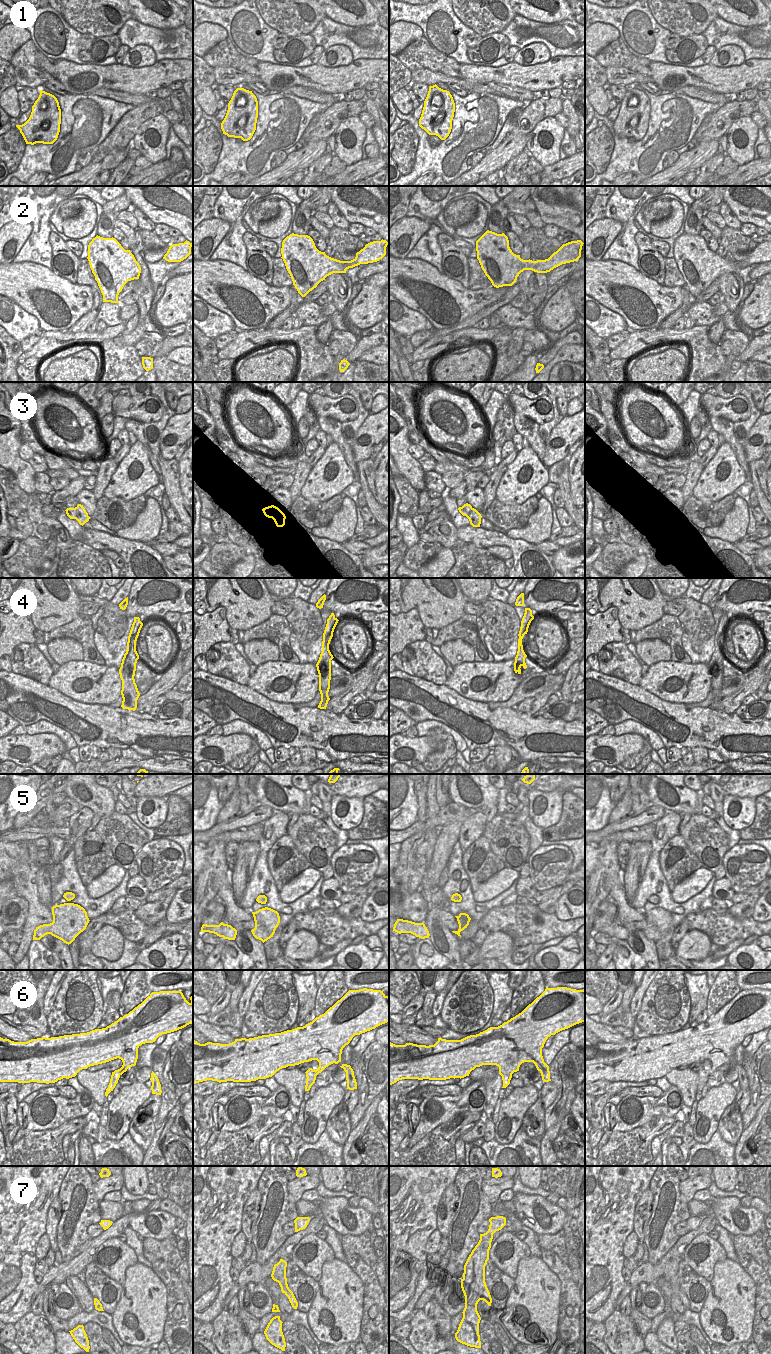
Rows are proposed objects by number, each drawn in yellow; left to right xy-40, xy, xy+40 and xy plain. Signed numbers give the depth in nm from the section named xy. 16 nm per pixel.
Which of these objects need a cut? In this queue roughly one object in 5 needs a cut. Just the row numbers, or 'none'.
3

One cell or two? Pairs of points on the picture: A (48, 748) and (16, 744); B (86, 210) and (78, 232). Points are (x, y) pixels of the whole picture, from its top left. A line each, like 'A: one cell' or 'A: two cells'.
A: one cell
B: one cell

